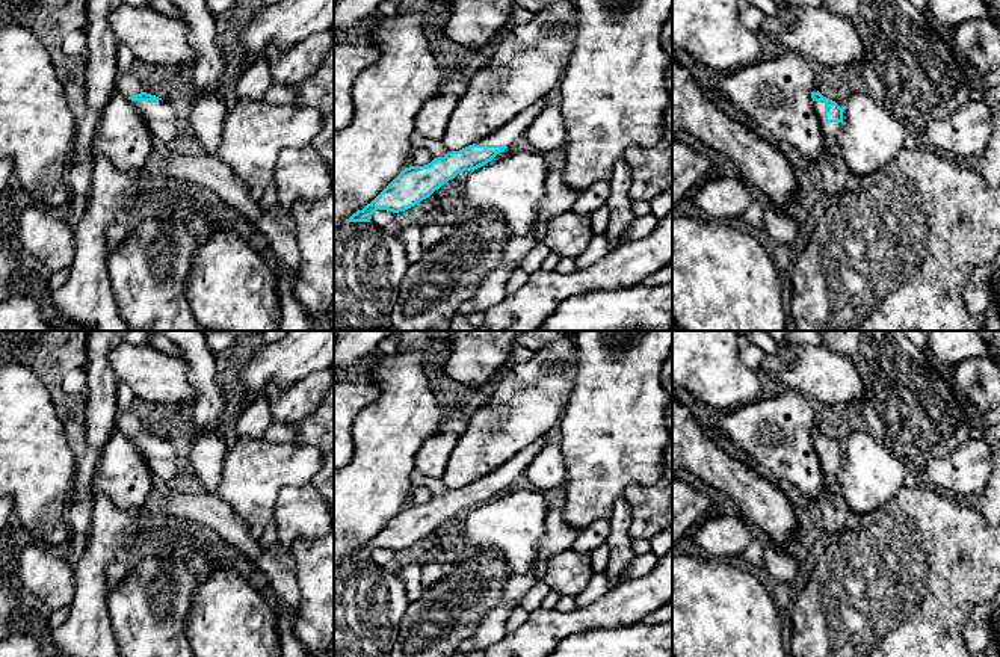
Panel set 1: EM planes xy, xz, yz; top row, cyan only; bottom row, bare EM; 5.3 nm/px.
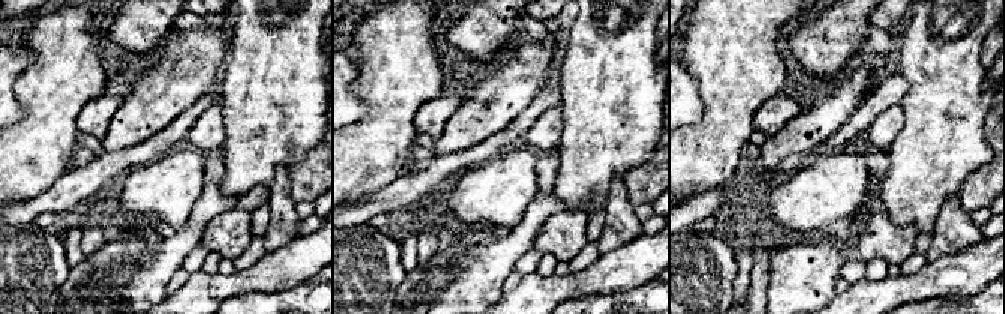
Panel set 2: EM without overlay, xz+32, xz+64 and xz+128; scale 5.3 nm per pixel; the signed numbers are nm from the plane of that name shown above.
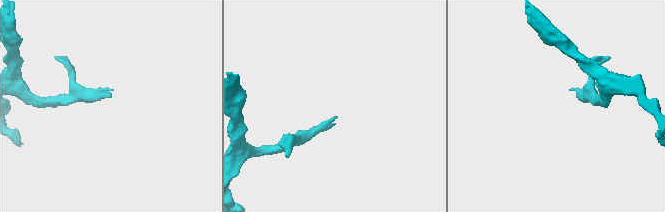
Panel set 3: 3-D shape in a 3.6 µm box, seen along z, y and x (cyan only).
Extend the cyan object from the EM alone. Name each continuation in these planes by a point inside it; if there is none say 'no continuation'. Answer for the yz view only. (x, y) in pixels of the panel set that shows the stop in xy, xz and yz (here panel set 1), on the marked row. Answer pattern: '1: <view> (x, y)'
1: yz (831, 130)

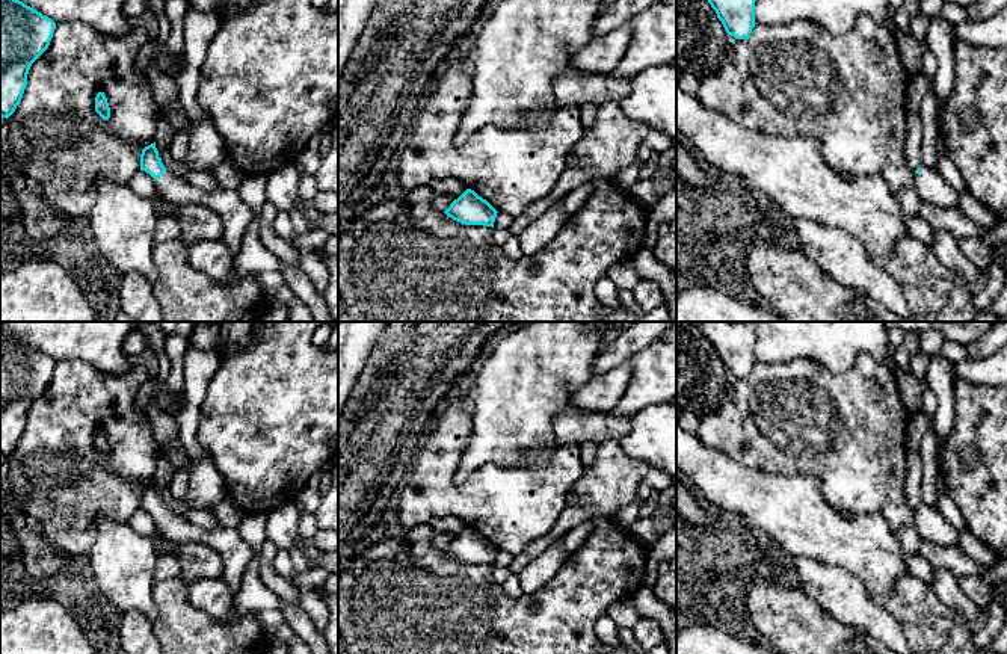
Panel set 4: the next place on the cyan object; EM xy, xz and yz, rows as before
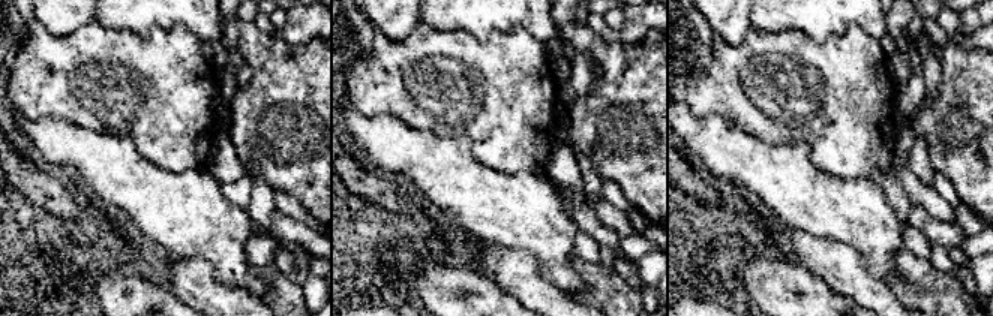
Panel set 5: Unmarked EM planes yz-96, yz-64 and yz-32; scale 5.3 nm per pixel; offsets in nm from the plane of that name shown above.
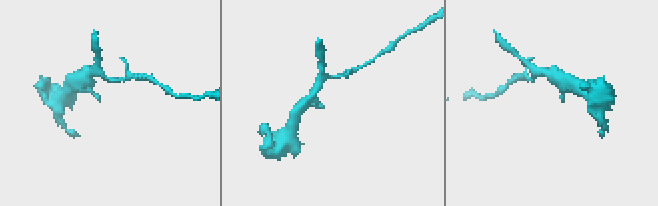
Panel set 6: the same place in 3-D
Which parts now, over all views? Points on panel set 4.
1: xy (236, 213)

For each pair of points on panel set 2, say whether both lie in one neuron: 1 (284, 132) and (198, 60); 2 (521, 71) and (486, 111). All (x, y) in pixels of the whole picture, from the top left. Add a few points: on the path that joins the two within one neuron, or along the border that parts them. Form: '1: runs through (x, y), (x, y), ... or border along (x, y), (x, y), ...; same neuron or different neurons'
1: border along (234, 30), (231, 48), (224, 63); different neurons
2: runs through (512, 81), (494, 101); same neuron

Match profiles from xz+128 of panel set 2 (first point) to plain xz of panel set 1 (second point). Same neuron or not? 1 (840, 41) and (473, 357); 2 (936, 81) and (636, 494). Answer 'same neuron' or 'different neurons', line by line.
1: same neuron
2: different neurons

